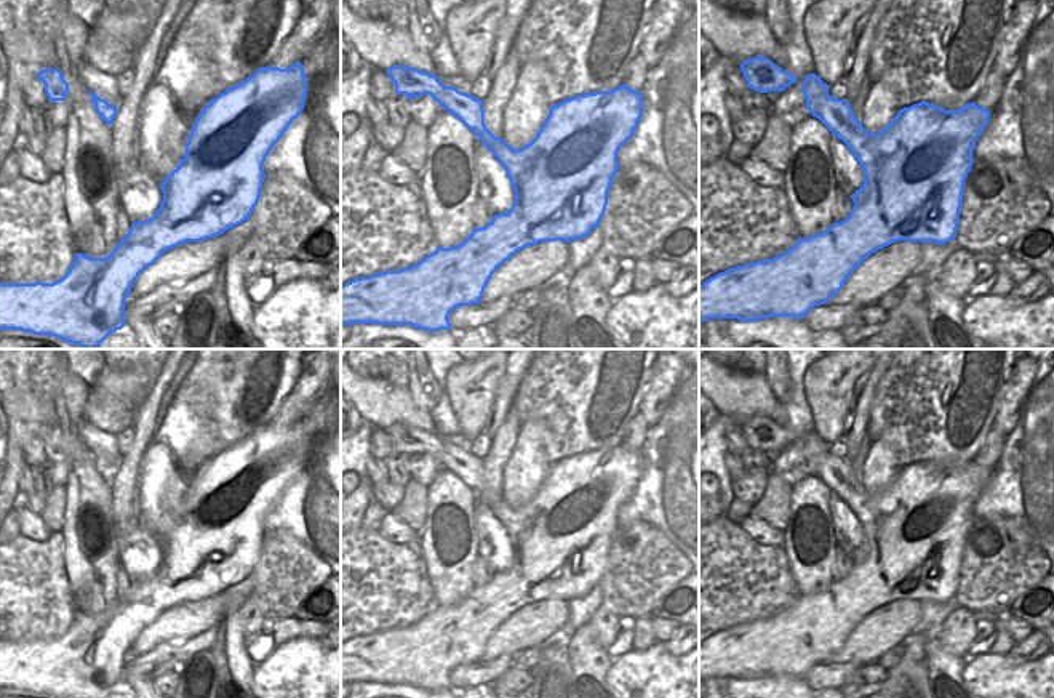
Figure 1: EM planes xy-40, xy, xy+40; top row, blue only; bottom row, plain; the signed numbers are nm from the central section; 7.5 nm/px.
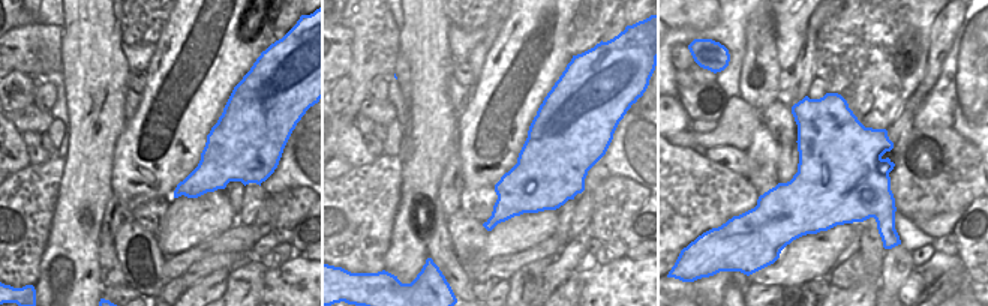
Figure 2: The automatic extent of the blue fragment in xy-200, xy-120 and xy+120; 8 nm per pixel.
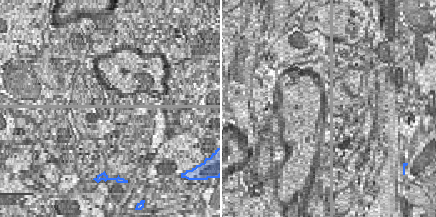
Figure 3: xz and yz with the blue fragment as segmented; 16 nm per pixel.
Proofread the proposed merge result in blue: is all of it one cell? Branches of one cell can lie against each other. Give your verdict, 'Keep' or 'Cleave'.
Keep

